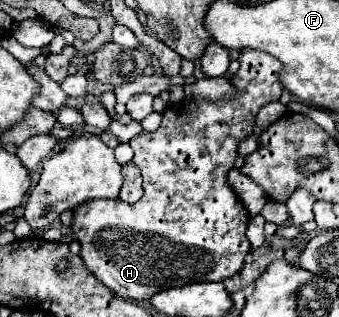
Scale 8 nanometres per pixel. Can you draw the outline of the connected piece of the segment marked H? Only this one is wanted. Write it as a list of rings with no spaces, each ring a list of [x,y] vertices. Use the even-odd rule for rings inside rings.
[[[254,49],[242,51],[240,69],[232,77],[232,83],[240,91],[236,99],[222,99],[216,103],[184,99],[184,103],[170,103],[164,109],[162,125],[156,131],[142,131],[130,139],[134,149],[132,161],[140,167],[144,179],[144,195],[138,203],[128,205],[122,201],[94,199],[76,207],[72,231],[82,245],[80,257],[86,267],[118,297],[126,301],[148,301],[152,295],[172,287],[182,287],[194,281],[222,281],[240,271],[244,257],[250,251],[250,243],[246,239],[246,225],[250,217],[228,185],[226,173],[234,165],[240,139],[252,133],[250,123],[254,123],[258,109],[280,99],[280,71],[282,63],[278,63],[272,55]]]

